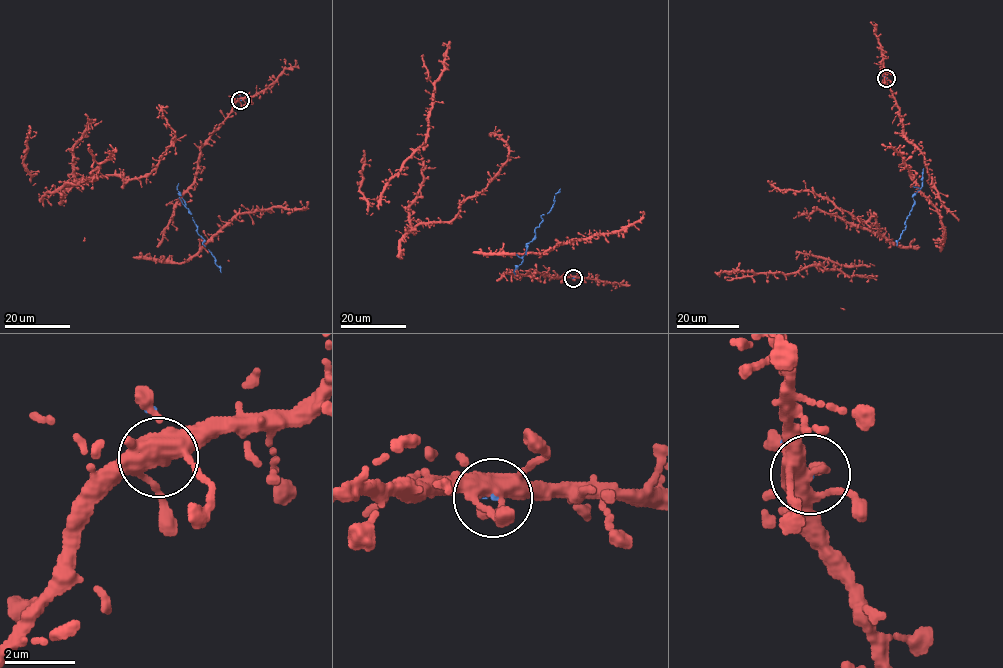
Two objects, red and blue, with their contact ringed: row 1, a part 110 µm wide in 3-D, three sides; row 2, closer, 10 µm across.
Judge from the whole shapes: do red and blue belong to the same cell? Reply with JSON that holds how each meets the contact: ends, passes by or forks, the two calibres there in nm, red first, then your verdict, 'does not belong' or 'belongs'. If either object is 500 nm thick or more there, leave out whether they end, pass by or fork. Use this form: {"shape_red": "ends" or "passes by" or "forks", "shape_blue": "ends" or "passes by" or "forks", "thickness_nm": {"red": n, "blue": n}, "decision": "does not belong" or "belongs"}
{"shape_red": "forks", "shape_blue": "ends", "thickness_nm": {"red": 440, "blue": 100}, "decision": "belongs"}

